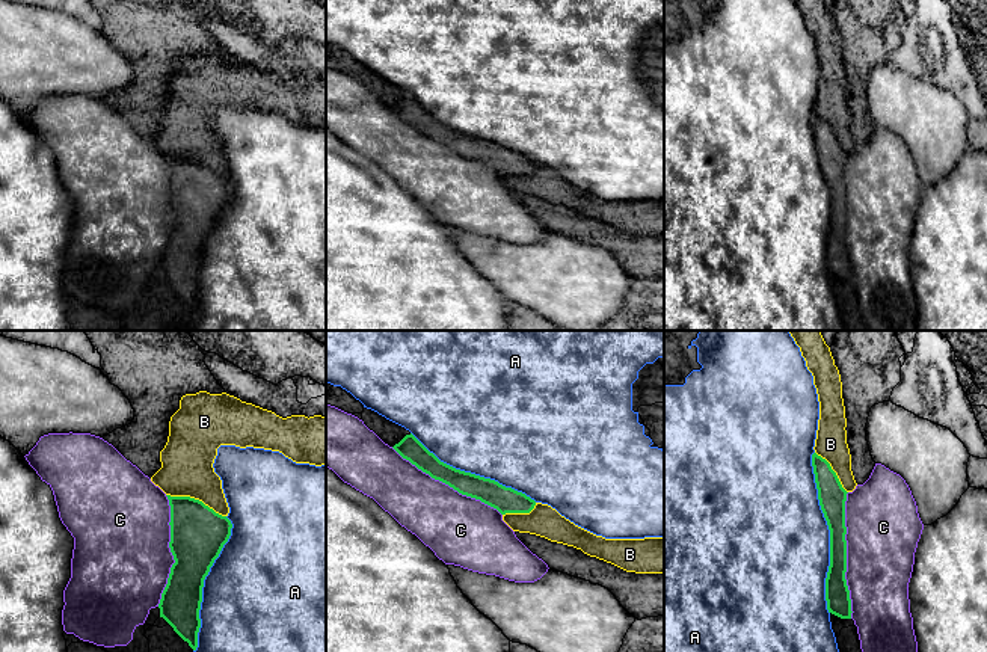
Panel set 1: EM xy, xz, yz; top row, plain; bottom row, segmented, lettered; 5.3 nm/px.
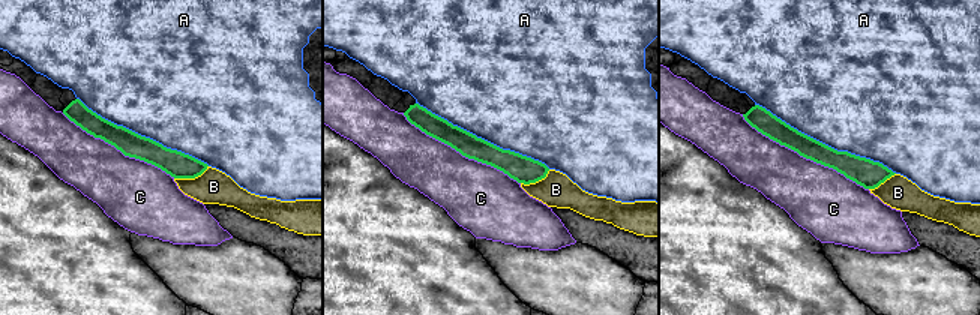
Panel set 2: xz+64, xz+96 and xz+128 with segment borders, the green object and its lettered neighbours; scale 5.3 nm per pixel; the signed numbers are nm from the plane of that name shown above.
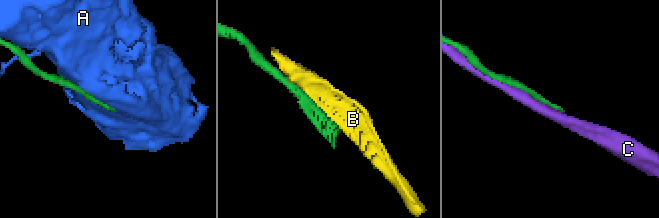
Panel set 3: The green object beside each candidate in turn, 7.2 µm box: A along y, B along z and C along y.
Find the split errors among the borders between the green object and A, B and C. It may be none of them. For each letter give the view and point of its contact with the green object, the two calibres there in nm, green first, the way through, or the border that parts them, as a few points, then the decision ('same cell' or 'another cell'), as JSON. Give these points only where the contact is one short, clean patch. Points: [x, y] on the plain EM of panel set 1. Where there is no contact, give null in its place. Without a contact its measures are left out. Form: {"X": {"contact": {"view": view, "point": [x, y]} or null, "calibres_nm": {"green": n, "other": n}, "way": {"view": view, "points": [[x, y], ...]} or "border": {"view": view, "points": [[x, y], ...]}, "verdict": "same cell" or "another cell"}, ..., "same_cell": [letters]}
{"A": {"contact": {"view": "yz", "point": [830, 195]}, "calibres_nm": {"green": 150, "other": 480}, "verdict": "another cell"}, "B": {"contact": {"view": "xy", "point": [196, 162]}, "calibres_nm": {"green": 300, "other": 280}, "verdict": "another cell"}, "C": {"contact": {"view": "yz", "point": [845, 218]}, "calibres_nm": {"green": 130, "other": 400}, "verdict": "another cell"}, "same_cell": []}

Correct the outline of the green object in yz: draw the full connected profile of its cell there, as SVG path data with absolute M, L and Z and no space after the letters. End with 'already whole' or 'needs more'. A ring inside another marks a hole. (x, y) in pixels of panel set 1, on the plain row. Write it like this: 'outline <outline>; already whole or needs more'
outline M816 115L812 116L812 128L819 168L830 192L830 228L826 240L827 272L841 281L851 281L851 261L845 241L845 163L848 154L842 149L830 125Z; already whole

